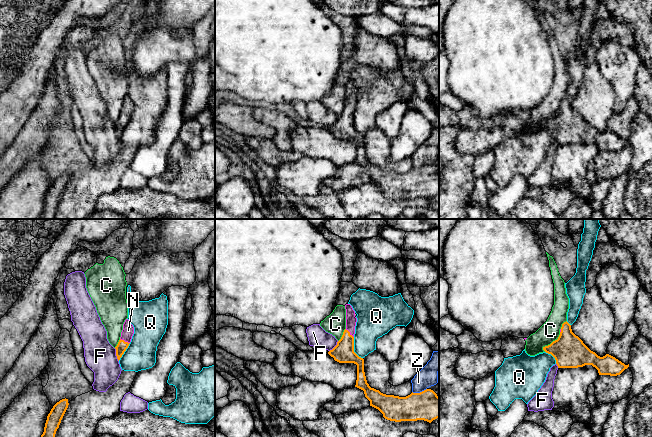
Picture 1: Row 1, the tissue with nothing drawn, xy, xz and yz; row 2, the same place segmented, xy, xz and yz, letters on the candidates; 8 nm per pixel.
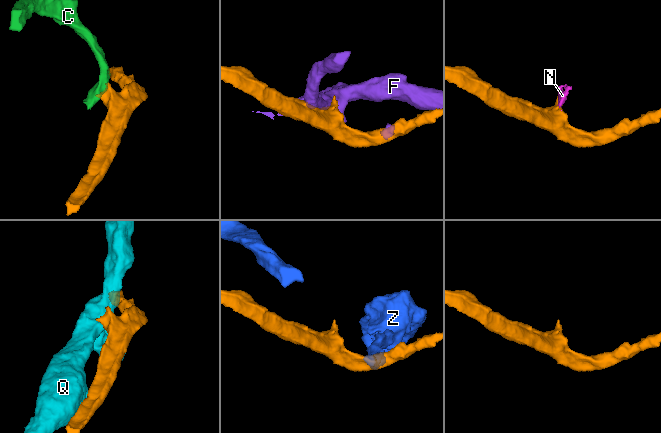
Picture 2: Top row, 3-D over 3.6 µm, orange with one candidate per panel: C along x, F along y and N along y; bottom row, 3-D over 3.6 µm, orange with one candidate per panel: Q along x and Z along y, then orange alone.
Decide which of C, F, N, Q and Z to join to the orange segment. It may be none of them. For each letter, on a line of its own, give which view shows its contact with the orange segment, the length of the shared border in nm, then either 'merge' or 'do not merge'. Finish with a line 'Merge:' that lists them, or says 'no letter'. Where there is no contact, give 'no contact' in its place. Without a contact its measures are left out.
C: yz | 200 nm | do not merge
F: xy | 120 nm | do not merge
N: xz | 100 nm | merge
Q: xz | 190 nm | do not merge
Z: xz | 120 nm | do not merge
Merge: N

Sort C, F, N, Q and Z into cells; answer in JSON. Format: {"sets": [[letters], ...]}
{"sets": [["C"], ["F"], ["N"], ["Q"], ["Z"]]}

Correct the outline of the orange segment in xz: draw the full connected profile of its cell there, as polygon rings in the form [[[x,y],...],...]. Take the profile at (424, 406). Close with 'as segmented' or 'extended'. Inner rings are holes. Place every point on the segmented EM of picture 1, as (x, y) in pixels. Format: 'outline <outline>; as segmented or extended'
outline [[[350,304],[345,305],[346,329],[337,345],[328,354],[339,363],[354,363],[357,365],[357,380],[355,387],[364,391],[370,406],[378,409],[383,417],[390,421],[424,420],[431,423],[439,418],[439,397],[431,390],[411,393],[406,397],[386,395],[371,388],[364,372],[364,359],[354,352],[354,334],[357,318]]]; extended

